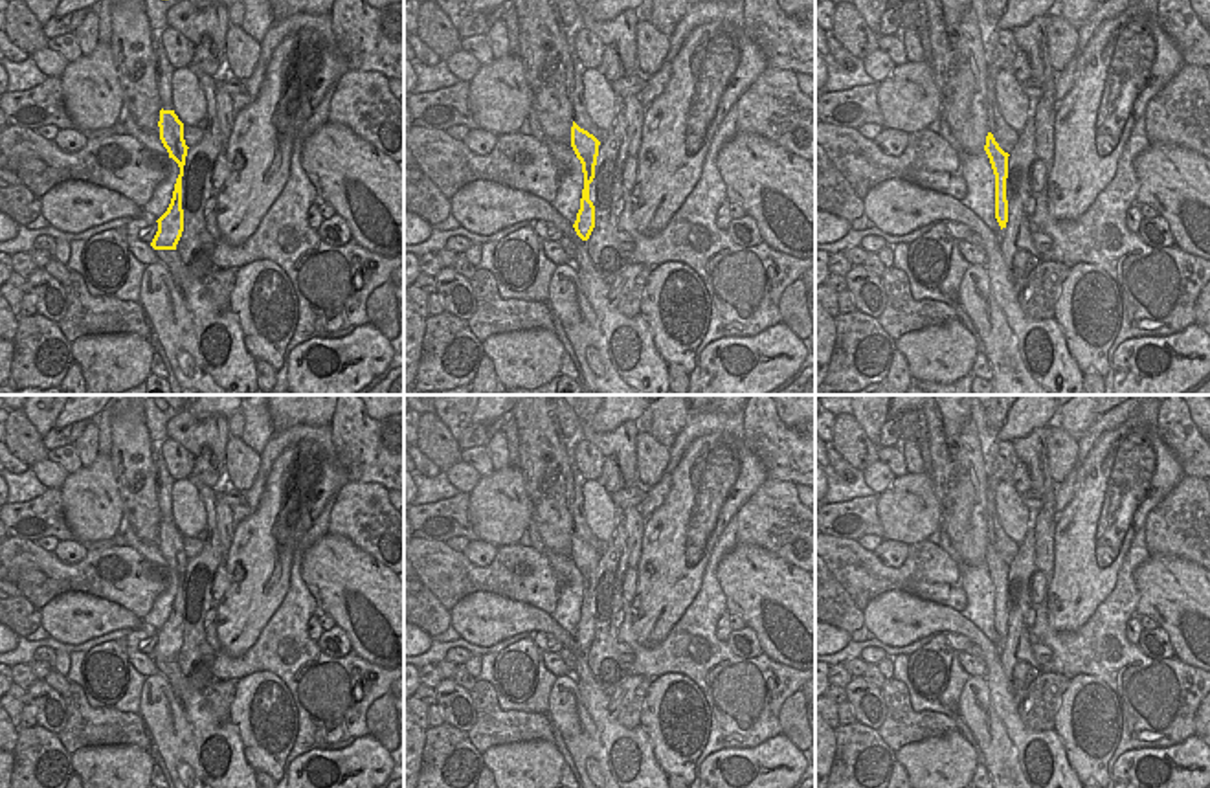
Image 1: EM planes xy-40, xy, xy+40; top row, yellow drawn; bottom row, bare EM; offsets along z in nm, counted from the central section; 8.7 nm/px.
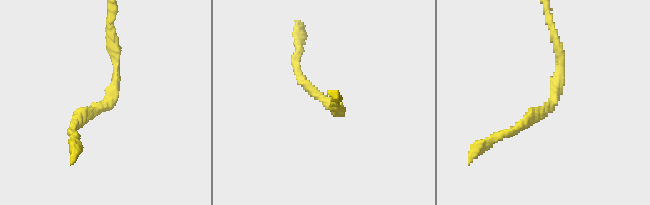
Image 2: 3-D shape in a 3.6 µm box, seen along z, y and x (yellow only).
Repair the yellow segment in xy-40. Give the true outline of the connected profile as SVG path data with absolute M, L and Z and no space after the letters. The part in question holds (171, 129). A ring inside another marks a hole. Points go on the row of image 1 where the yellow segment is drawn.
M160 110L160 140L178 167L180 174L174 184L173 198L167 211L156 220L158 231L151 242L154 250L176 250L176 244L184 231L184 209L182 209L182 176L187 156L187 145L184 140L184 123L174 110Z

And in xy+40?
M992 132L986 136L984 151L995 174L995 219L1003 230L1008 222L1006 178L1010 154L999 147Z

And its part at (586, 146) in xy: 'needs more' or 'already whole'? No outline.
already whole

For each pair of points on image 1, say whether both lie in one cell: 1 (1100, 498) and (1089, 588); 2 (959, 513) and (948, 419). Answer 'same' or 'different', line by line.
1: same
2: same

